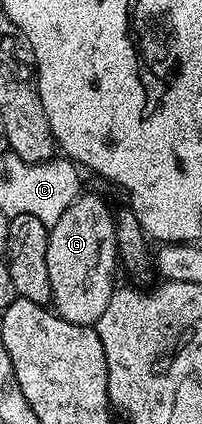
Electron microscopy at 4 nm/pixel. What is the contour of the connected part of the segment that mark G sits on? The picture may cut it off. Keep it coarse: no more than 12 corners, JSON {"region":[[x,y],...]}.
{"region":[[83,193],[50,226],[52,308],[96,326],[115,291],[114,212]]}

